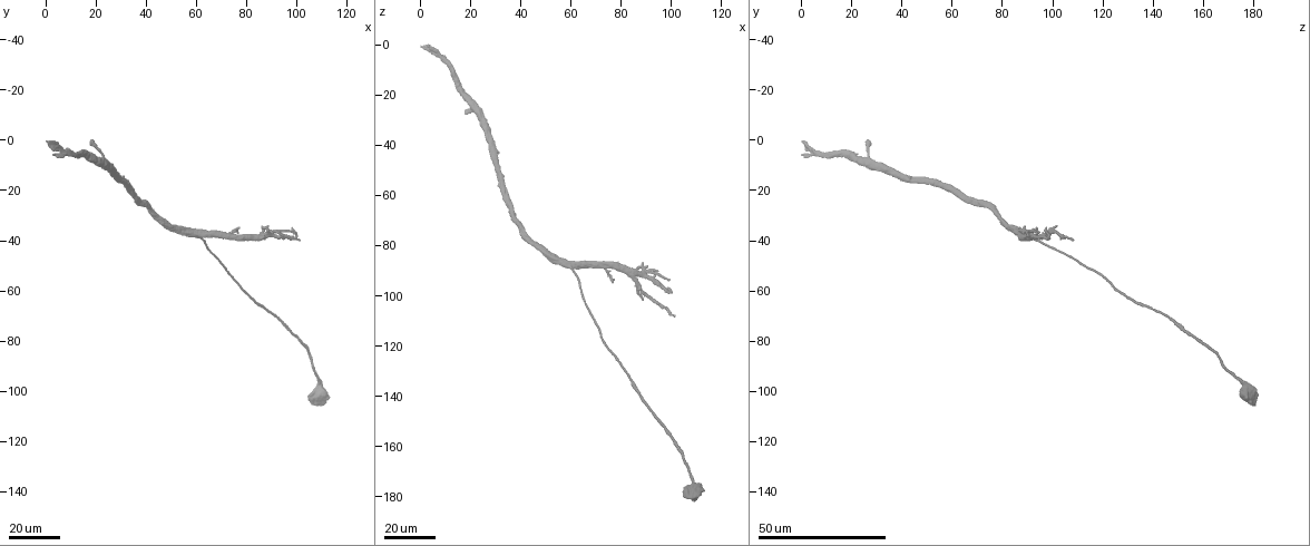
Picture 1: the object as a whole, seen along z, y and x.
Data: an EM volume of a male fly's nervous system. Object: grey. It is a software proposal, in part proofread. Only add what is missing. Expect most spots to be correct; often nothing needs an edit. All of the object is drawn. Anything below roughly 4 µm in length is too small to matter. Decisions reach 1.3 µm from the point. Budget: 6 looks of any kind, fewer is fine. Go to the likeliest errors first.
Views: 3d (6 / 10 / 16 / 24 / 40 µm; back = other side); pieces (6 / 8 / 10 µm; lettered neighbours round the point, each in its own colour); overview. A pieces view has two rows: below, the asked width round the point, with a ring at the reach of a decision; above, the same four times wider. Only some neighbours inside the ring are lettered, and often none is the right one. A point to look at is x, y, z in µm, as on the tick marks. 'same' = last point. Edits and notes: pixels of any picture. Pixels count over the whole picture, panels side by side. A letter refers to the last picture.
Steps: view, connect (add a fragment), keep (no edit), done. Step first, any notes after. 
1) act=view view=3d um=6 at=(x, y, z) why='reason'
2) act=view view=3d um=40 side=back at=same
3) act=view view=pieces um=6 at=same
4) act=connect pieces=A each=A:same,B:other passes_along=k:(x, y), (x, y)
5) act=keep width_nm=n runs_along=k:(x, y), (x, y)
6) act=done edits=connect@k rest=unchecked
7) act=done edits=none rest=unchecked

act=view view=3d um=16 at=(88, 34, 101) why='an open end'

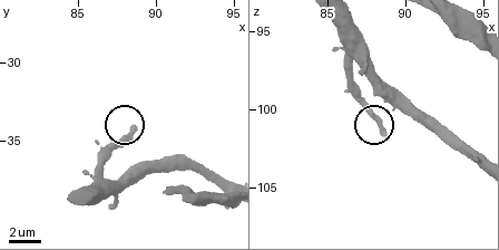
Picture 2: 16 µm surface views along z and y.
act=view view=pieces um=8 at=(88.6, 34.2, 101.4)

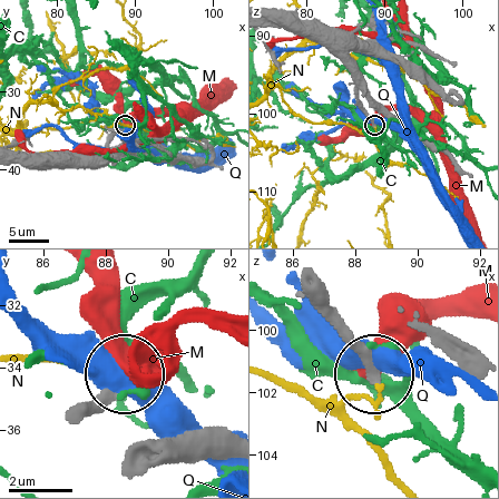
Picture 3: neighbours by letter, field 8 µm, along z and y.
act=keep width_nm=310 each=C:other,M:other,N:other,Q:other found='no lettered fragment goes on from it'

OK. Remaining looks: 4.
act=view view=3d um=16 at=(95, 38, 91) why='an open end'

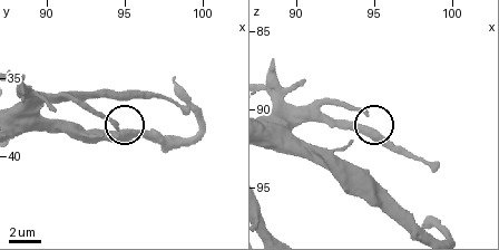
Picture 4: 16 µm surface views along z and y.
act=view view=pieces um=10 at=(94.4, 38.0, 90.4)

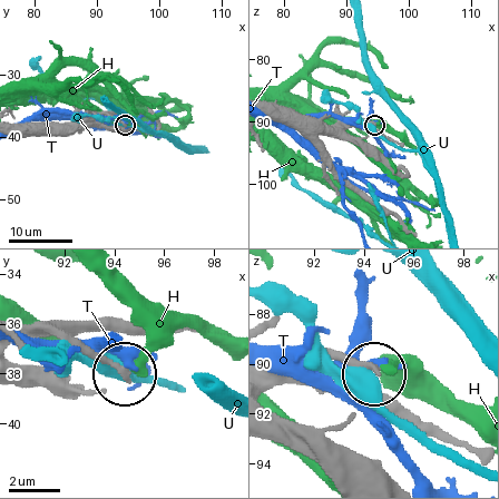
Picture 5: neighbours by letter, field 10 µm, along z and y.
act=keep each=H:other,T:other,U:other found='no lettered fragment goes on from it'

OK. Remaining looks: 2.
act=view view=3d um=16 at=(101, 39, 108) why='free end'

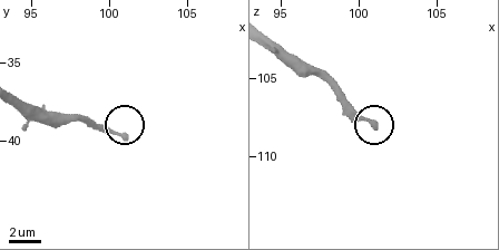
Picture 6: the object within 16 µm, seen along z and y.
act=view view=pieces um=8 at=(101.0, 39.6, 108.0)

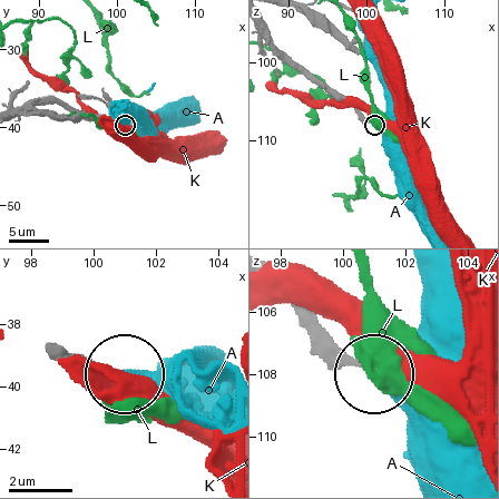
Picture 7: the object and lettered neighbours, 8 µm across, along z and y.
act=keep each=A:other,K:other,L:other found='none of them fits'

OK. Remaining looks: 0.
act=done edits=none rest=unchecked

